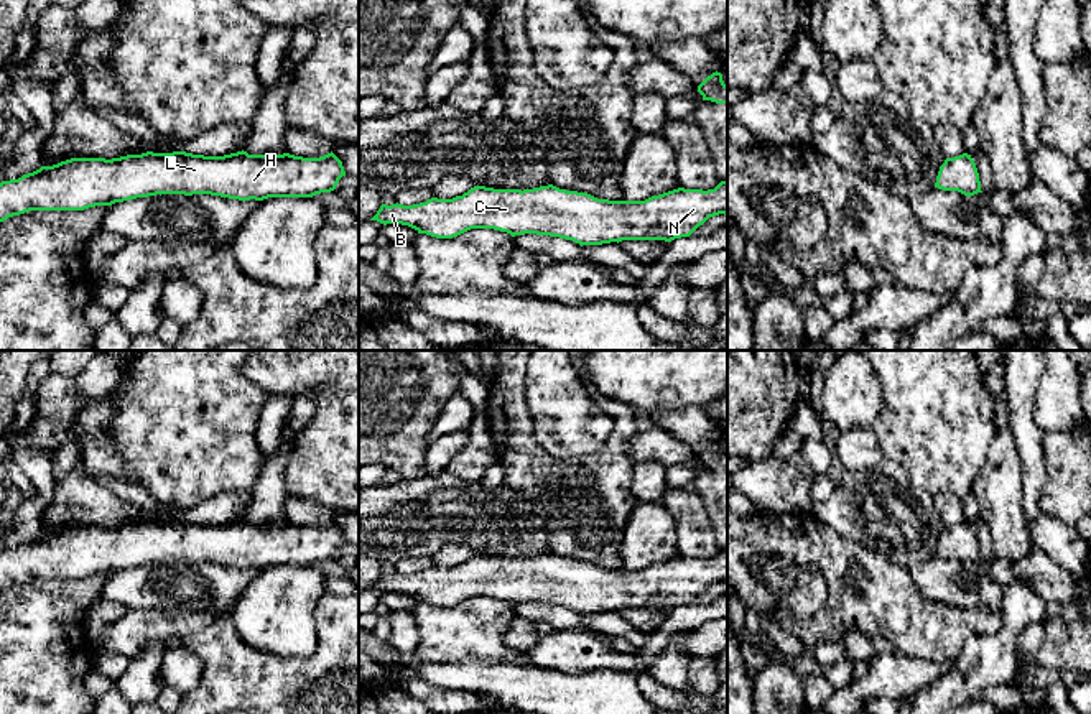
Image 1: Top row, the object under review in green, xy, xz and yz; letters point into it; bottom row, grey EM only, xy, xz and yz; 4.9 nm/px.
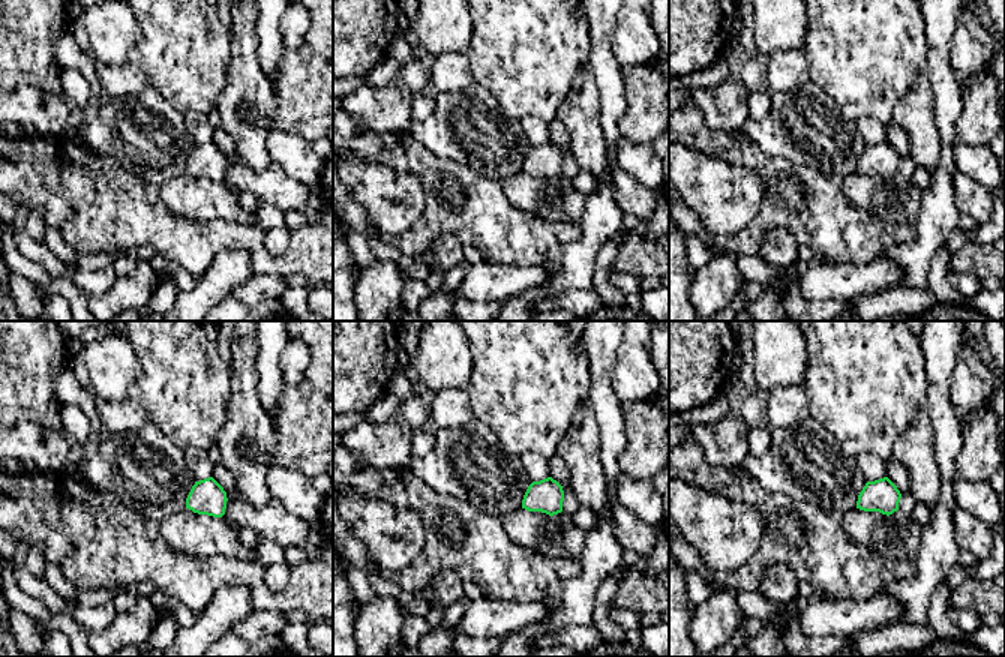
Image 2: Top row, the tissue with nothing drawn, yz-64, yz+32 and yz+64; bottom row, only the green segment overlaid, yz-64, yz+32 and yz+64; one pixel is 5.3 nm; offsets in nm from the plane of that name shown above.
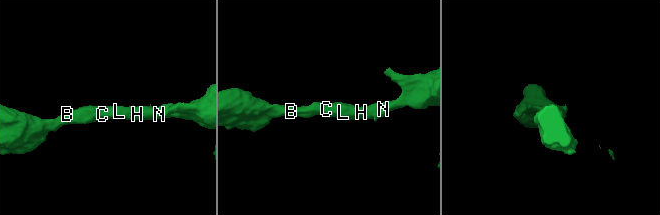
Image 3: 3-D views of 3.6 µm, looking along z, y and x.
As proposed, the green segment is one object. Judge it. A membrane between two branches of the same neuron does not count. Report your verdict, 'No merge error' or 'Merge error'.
No merge error

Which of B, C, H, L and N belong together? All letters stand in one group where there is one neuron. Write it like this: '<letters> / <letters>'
B C H L N

